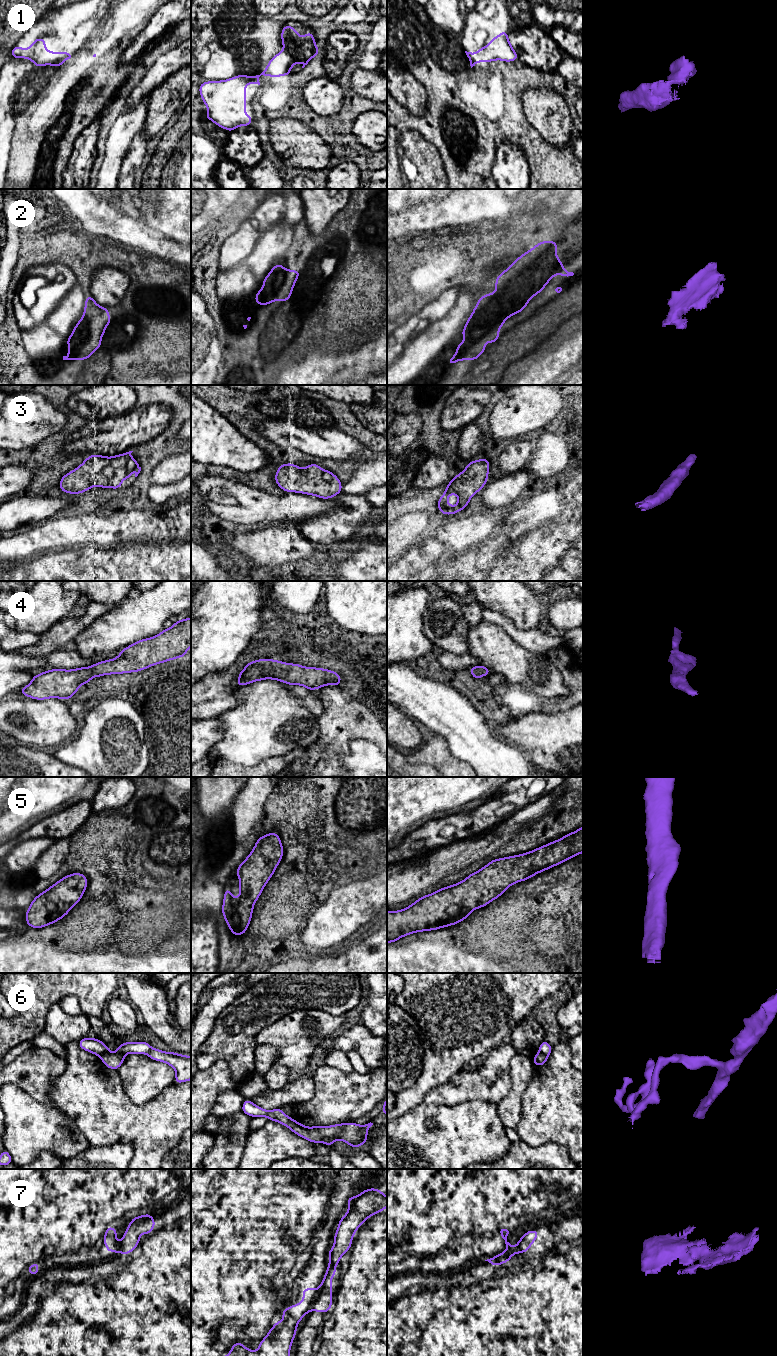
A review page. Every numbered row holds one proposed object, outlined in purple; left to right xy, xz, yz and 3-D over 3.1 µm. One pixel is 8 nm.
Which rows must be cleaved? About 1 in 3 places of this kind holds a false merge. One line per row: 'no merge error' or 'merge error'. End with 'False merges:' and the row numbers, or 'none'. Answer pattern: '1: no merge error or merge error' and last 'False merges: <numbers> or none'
1: merge error
2: no merge error
3: no merge error
4: no merge error
5: no merge error
6: merge error
7: merge error
False merges: 1, 6, 7

